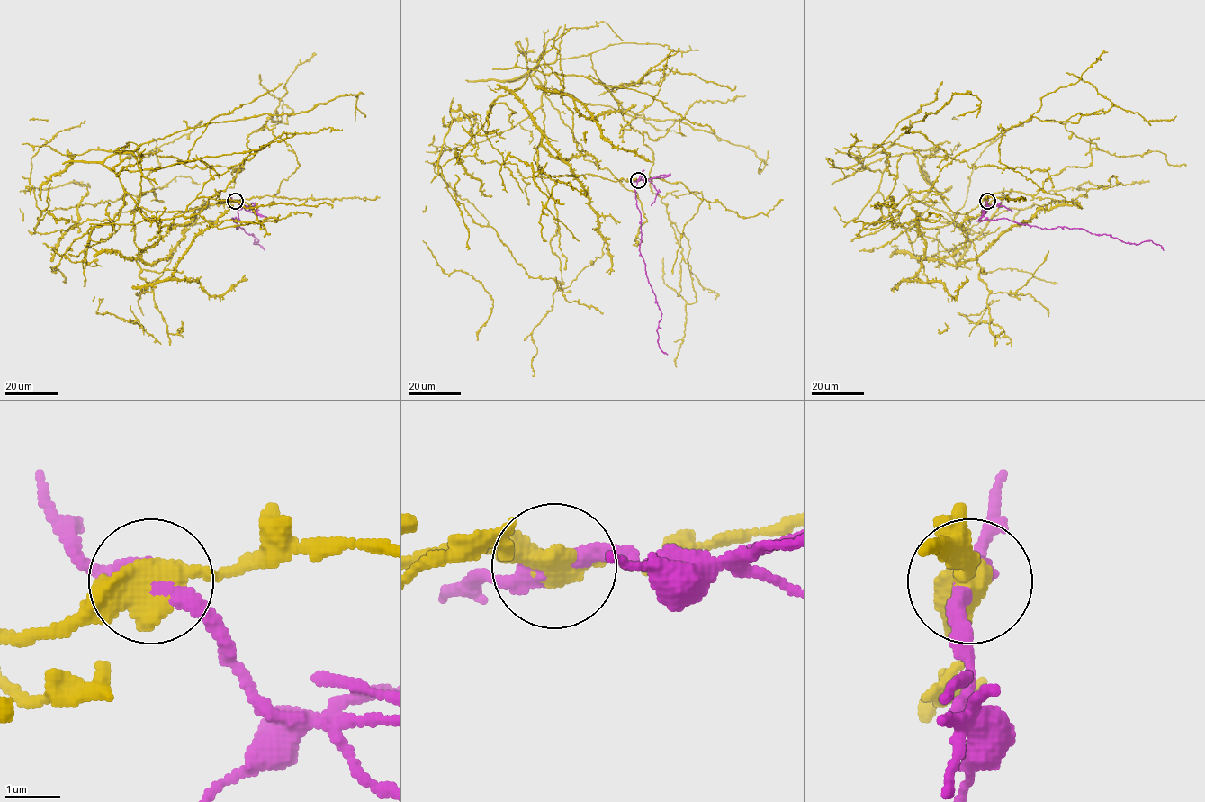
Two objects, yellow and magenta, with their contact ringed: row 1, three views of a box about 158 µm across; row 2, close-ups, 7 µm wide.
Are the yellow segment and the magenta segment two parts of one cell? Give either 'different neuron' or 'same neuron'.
different neuron

